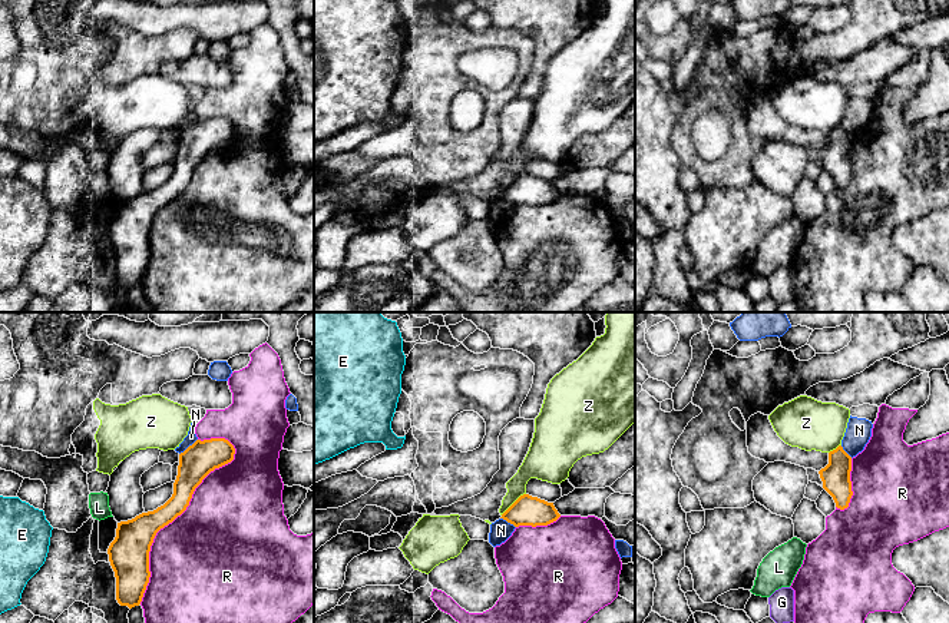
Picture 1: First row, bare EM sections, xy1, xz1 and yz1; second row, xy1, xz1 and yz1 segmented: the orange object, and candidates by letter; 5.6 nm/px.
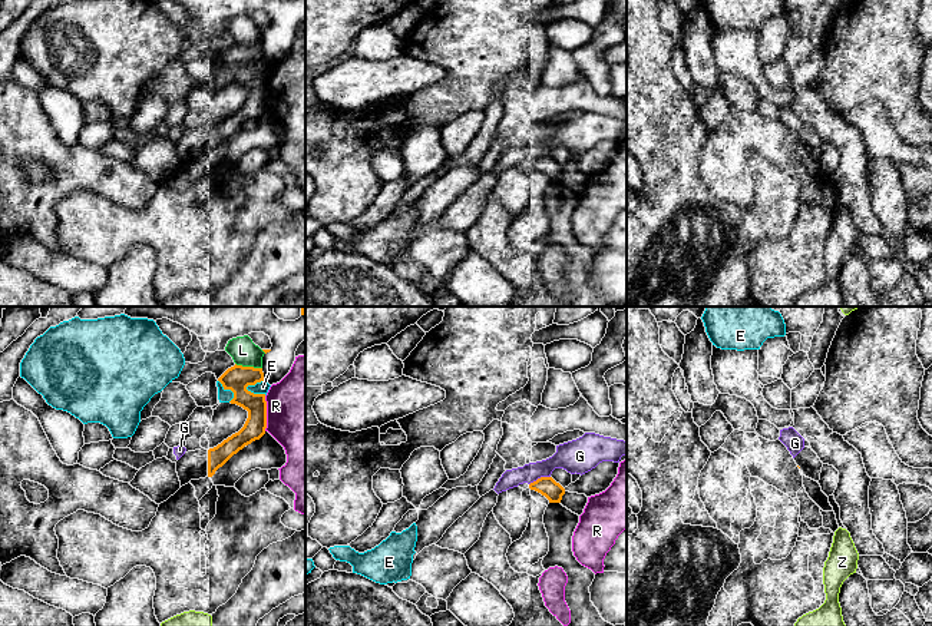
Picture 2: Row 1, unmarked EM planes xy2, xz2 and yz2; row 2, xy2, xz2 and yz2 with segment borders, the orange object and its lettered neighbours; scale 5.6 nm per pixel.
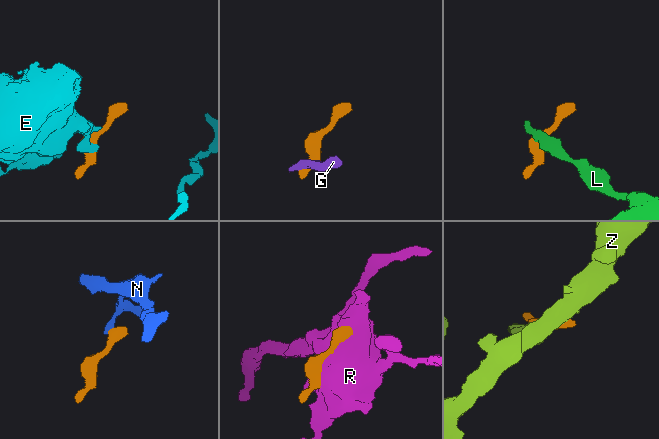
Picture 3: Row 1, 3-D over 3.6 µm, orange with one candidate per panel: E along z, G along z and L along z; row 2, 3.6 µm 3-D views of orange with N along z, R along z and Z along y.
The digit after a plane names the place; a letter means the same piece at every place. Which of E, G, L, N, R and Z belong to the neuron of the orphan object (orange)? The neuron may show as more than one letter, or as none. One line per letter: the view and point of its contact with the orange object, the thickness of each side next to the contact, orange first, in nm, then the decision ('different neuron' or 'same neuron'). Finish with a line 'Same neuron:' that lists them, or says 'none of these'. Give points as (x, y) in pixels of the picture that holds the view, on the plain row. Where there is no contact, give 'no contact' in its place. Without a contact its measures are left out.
E: contact xy2 (255, 73); calibres 150 and 70 nm; different neuron
G: contact xz2 (541, 156); calibres 110 and 200 nm; different neuron
L: contact xy2 (248, 46); calibres 150 and 150 nm; different neuron
N: contact xy1 (189, 125); calibres 190 and 60 nm; different neuron
R: contact xy1 (175, 196); calibres 200 and 500 nm; different neuron
Z: contact xz1 (513, 182); calibres 170 and 140 nm; different neuron
Same neuron: none of these

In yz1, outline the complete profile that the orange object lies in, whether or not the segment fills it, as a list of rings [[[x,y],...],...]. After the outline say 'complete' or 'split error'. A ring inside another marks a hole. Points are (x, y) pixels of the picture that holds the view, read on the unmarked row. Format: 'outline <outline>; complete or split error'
outline [[[841,125],[829,132],[829,143],[819,150],[823,168],[833,176],[836,186],[840,189],[849,186],[853,175],[850,150],[852,136]]]; complete

